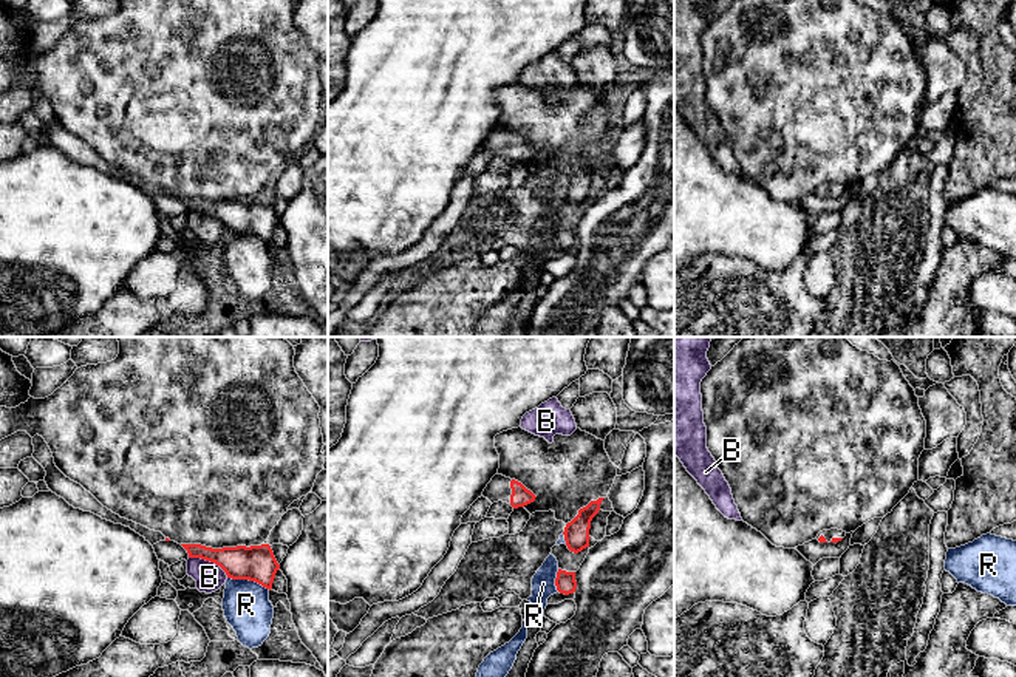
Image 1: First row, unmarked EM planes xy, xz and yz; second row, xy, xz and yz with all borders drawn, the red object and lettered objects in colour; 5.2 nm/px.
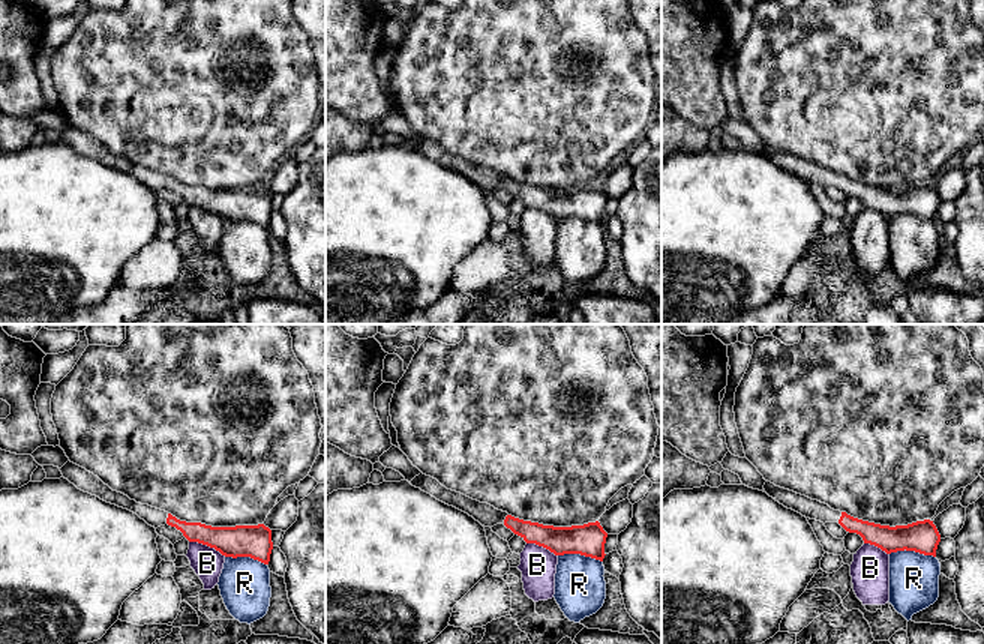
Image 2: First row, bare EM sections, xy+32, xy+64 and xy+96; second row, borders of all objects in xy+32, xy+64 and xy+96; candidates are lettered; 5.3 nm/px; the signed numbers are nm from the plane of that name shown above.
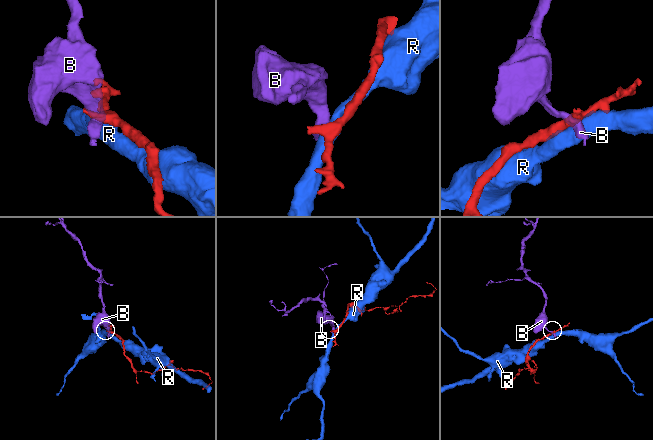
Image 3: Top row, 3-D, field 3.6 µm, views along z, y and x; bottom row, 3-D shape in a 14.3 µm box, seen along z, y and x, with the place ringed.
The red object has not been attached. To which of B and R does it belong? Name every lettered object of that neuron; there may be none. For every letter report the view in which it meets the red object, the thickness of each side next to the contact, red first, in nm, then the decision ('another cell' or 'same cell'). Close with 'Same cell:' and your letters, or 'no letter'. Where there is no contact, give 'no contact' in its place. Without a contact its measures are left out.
B: contact in xy; calibres 190 and 150 nm; another cell
R: contact in xy; calibres 190 and 240 nm; another cell
Same cell: no letter

